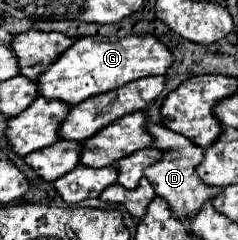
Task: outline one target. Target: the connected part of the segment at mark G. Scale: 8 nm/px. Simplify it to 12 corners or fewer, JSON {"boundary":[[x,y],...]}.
{"boundary":[[154,35],[78,37],[38,79],[78,105],[148,75],[172,51]]}

